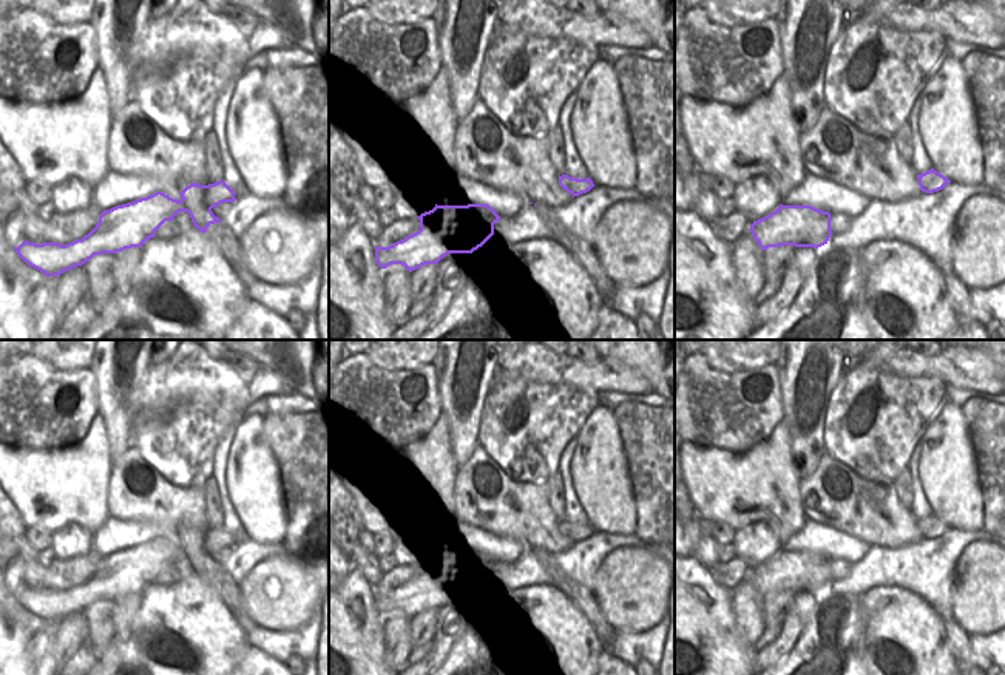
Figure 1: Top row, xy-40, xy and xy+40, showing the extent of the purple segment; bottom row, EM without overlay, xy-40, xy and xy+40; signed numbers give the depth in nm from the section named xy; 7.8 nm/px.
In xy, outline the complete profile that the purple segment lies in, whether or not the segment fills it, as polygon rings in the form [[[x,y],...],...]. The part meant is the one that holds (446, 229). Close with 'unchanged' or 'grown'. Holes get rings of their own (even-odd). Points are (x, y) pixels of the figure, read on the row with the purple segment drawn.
[[[488,204],[437,205],[414,216],[420,230],[389,247],[375,246],[375,261],[381,269],[401,264],[412,272],[425,264],[437,264],[448,253],[472,253],[492,235],[500,219]]] | unchanged

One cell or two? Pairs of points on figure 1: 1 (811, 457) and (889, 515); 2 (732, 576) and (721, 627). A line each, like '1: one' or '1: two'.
1: two
2: two

